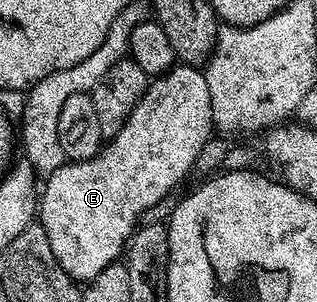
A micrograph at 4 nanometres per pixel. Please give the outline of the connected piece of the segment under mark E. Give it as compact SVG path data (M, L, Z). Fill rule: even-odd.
M180 63L148 83L147 93L140 96L121 130L104 143L99 153L88 160L66 162L46 177L44 184L47 185L44 188L42 185L37 200L37 220L45 234L49 234L49 244L53 246L53 254L57 254L57 262L61 262L72 280L90 282L105 270L105 266L116 263L124 255L131 233L144 219L147 209L157 206L161 198L172 195L176 191L174 188L190 174L195 159L213 135L212 118L204 73L198 67Z

